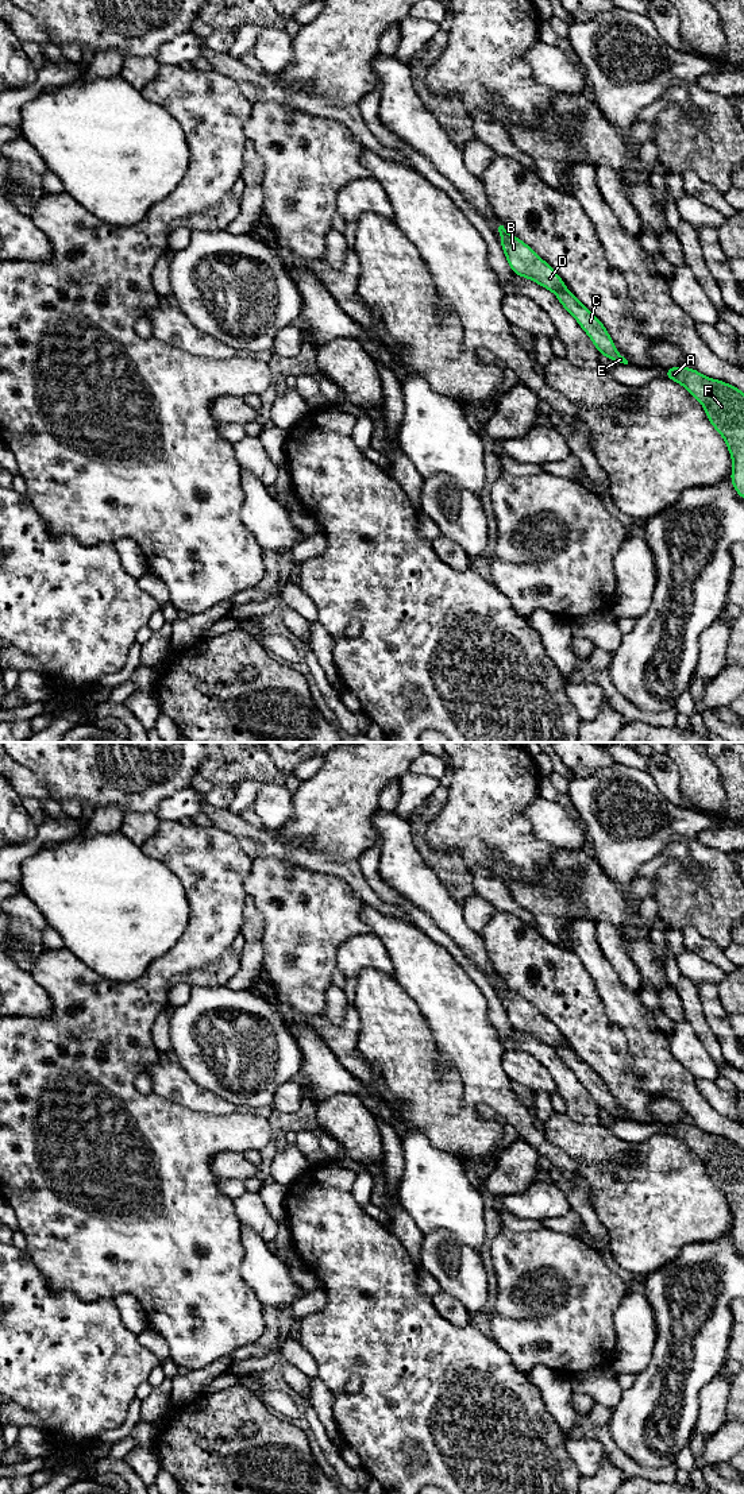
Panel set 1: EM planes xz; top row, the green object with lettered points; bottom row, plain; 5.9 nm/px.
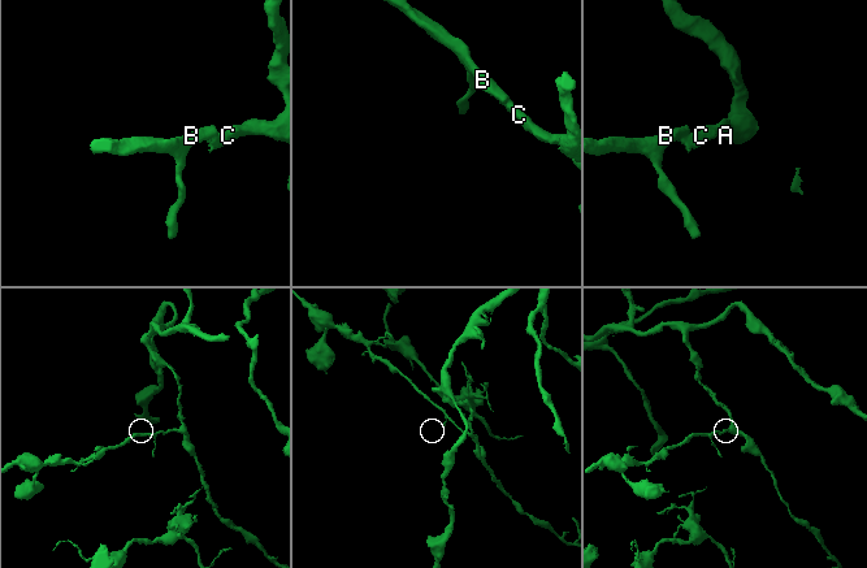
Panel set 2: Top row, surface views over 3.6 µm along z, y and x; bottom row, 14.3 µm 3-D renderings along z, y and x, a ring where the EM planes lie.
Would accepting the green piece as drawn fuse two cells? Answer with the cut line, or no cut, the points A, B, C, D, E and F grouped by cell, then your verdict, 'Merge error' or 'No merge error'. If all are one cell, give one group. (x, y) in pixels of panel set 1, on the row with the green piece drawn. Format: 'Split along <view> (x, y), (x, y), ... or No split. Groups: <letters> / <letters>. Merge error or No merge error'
Split along xz (567, 289), (559, 289), (555, 293). Groups: A C E F / B D. Merge error

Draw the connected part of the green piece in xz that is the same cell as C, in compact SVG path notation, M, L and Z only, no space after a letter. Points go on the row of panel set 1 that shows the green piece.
M564 289L559 290L556 296L563 308L575 317L582 329L589 335L601 355L610 358L614 363L628 364L628 360L617 352L602 323L574 294Z

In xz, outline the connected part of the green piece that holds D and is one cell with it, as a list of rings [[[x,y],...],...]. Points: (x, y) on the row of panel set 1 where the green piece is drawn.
[[[504,225],[498,227],[498,232],[502,239],[502,250],[514,274],[529,278],[555,294],[559,290],[568,290],[555,270],[536,255],[528,244],[509,233]]]

